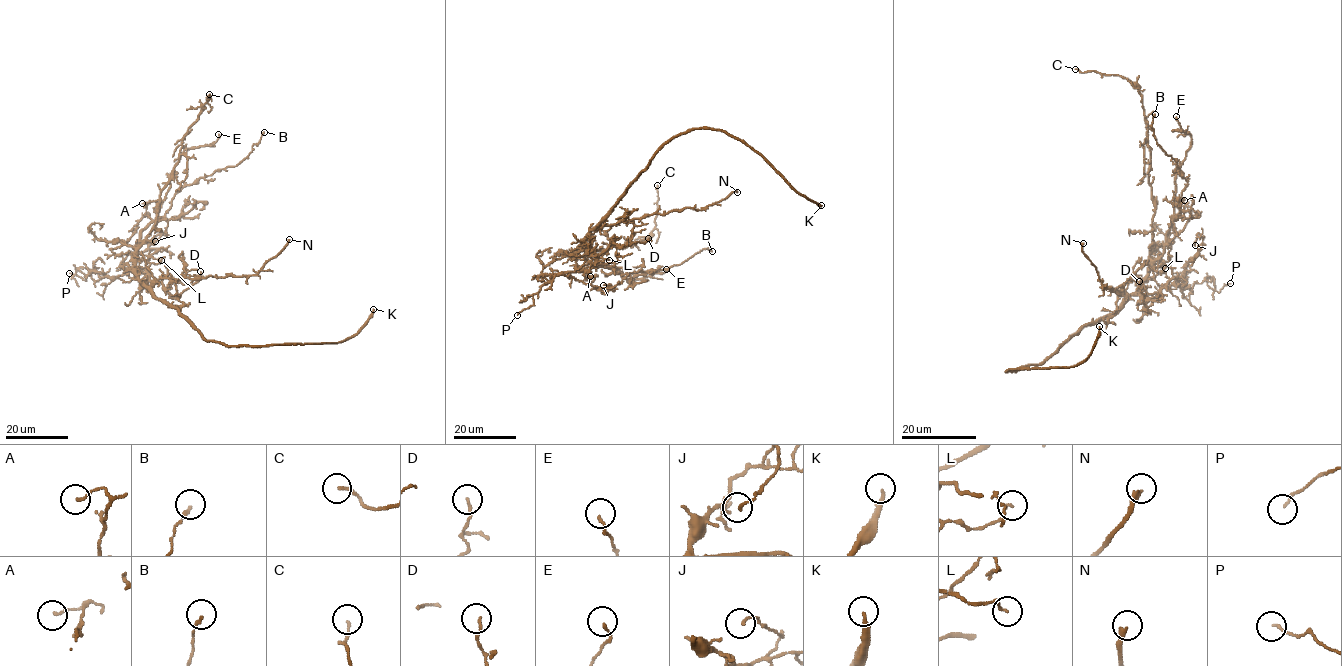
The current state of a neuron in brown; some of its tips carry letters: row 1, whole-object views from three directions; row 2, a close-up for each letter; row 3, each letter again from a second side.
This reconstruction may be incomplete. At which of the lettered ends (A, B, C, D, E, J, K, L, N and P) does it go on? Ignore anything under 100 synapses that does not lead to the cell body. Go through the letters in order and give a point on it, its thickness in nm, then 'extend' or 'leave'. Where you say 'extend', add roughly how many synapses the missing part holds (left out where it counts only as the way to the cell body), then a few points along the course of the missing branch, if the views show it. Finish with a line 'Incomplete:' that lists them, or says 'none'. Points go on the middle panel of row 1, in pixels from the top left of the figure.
A: at (590, 276); 110 nm thick; leave
B: at (712, 251); 140 nm thick; leave
C: at (657, 185); 100 nm thick; leave
D: at (648, 238); 120 nm thick; leave
E: at (666, 269); 110 nm thick; leave
J: at (603, 285); 120 nm thick; leave
K: at (821, 205); 220 nm thick; extend; about 500 synapses; missing branch runs (821, 205), (810, 218), (782, 216), (716, 140), (720, 157), (748, 172), (734, 217)
L: at (609, 260); 110 nm thick; leave
N: at (737, 192); 280 nm thick; leave
P: at (517, 315); 100 nm thick; leave
Incomplete: K

